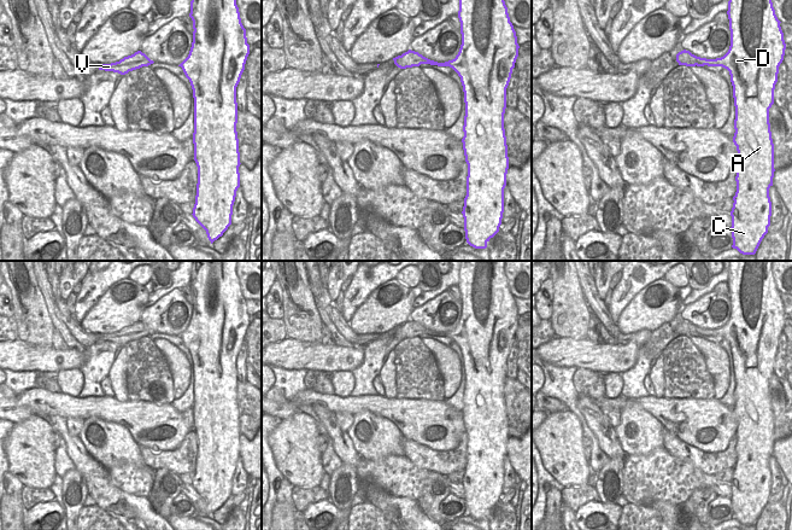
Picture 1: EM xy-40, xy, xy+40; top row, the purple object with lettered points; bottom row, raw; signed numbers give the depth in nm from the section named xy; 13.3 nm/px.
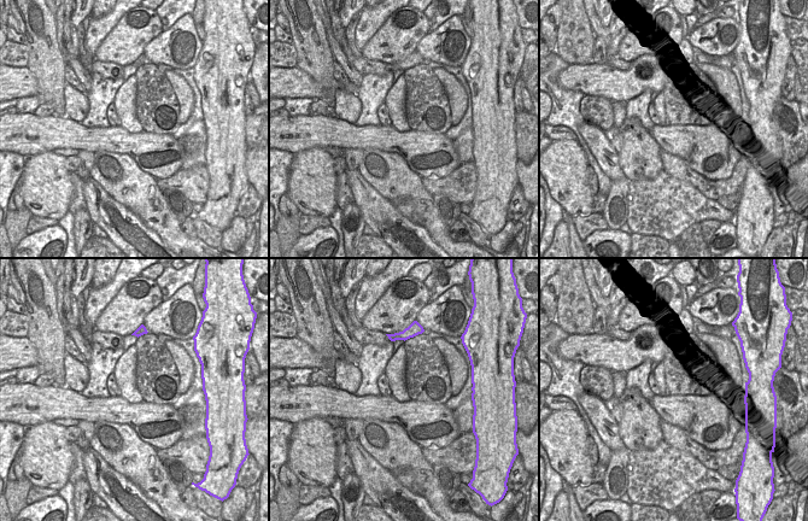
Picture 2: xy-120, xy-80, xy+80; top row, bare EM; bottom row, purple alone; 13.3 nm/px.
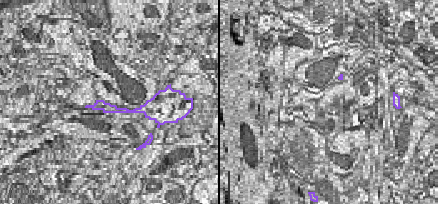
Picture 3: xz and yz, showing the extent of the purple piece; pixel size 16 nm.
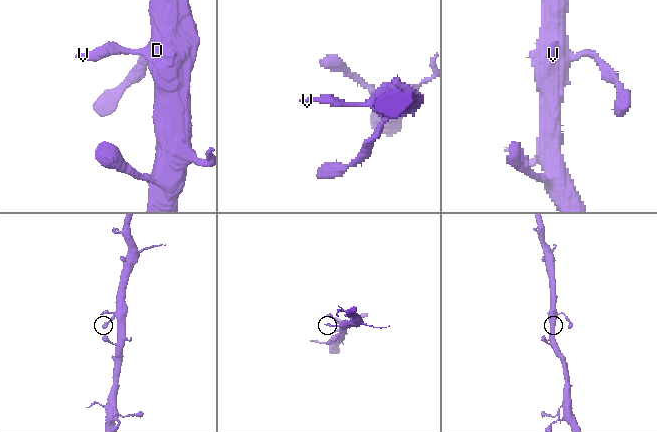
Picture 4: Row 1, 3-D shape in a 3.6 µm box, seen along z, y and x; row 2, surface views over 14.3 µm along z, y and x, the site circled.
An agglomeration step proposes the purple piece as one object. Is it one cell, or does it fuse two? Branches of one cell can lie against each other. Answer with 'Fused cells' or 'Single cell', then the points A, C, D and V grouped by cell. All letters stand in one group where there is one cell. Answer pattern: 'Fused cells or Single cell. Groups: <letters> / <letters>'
Single cell. Groups: A C D V

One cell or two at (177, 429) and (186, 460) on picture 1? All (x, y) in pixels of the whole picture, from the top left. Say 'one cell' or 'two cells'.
two cells

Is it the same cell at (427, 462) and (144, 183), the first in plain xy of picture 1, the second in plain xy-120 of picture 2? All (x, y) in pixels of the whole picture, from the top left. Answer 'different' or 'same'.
different

